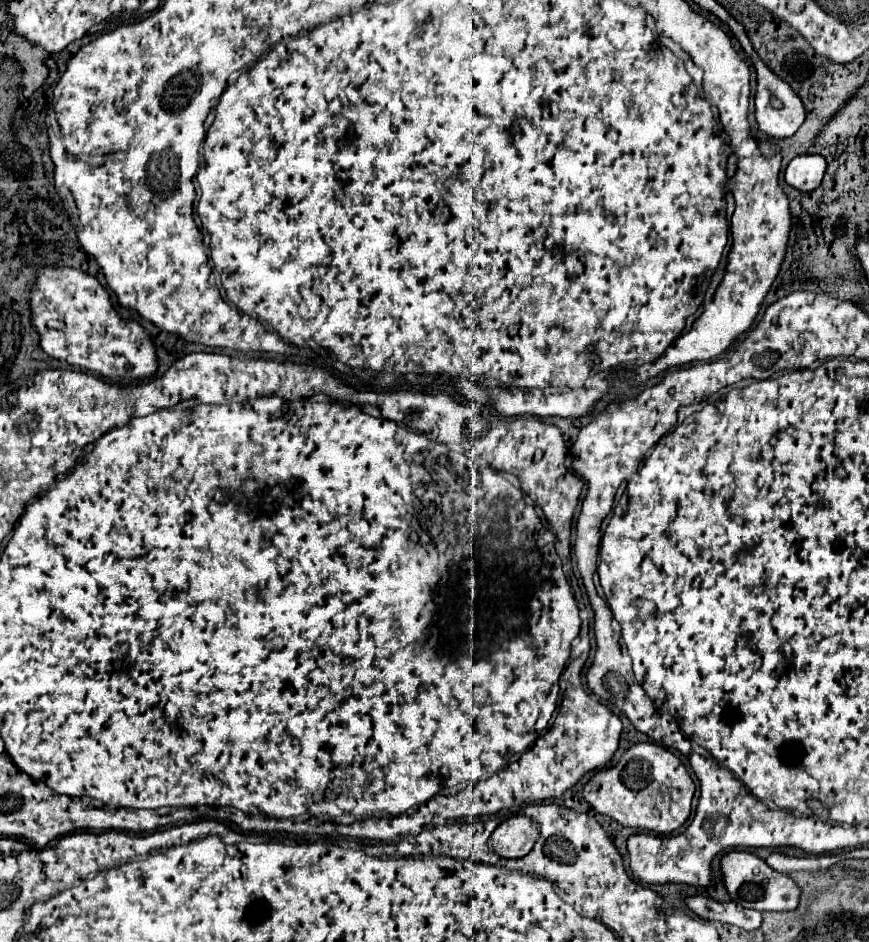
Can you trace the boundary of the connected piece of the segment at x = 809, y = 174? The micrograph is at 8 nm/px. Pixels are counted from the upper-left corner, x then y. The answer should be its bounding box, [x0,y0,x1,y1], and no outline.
[786,154,826,192]

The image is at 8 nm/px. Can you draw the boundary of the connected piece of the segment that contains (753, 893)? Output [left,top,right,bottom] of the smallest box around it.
[720,850,800,912]

